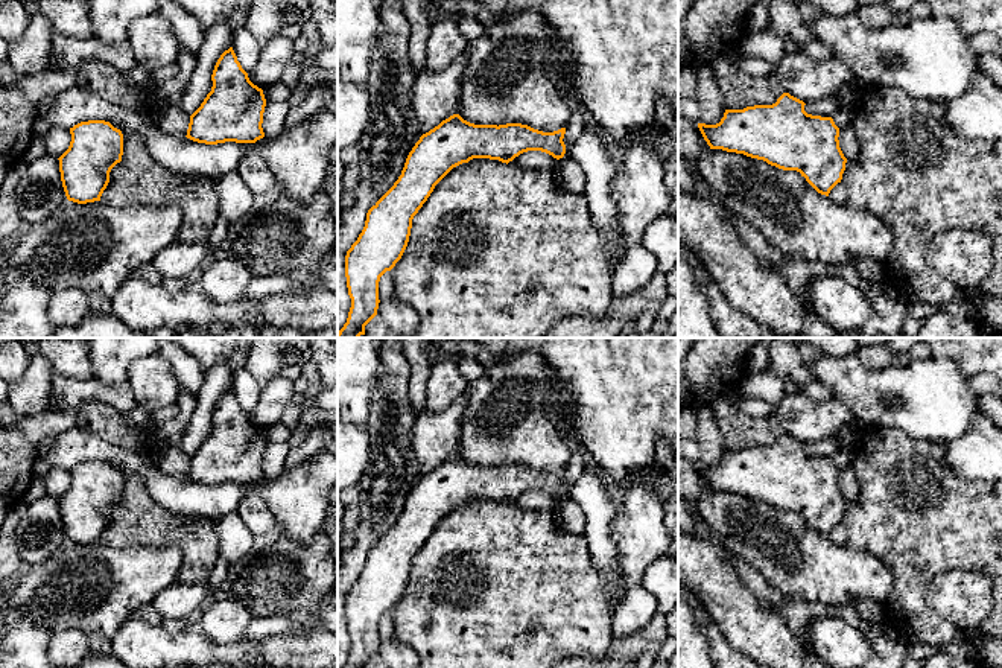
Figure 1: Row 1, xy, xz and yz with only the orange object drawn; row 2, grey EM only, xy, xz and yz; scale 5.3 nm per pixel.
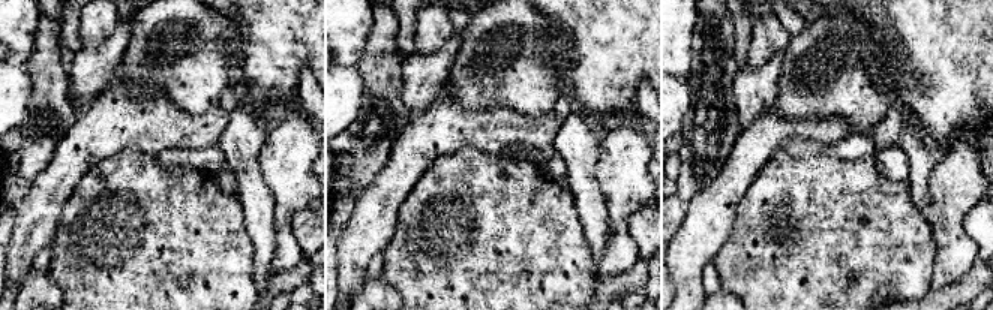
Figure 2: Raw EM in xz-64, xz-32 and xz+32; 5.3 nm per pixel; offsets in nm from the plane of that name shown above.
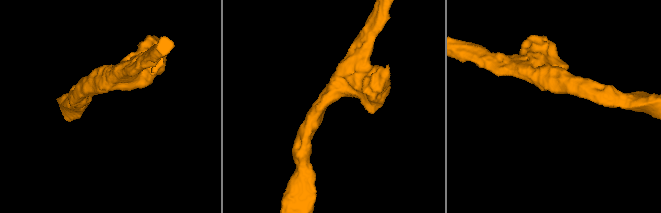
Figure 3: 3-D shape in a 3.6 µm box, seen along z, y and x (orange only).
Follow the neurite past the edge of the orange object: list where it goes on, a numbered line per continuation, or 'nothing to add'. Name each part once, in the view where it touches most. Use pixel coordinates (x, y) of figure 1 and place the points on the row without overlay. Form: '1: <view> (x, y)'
nothing to add

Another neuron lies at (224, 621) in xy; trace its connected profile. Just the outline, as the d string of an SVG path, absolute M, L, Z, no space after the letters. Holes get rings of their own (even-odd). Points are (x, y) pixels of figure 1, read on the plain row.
M231 598L214 601L202 609L202 635L219 645L239 642L251 618L249 610Z

